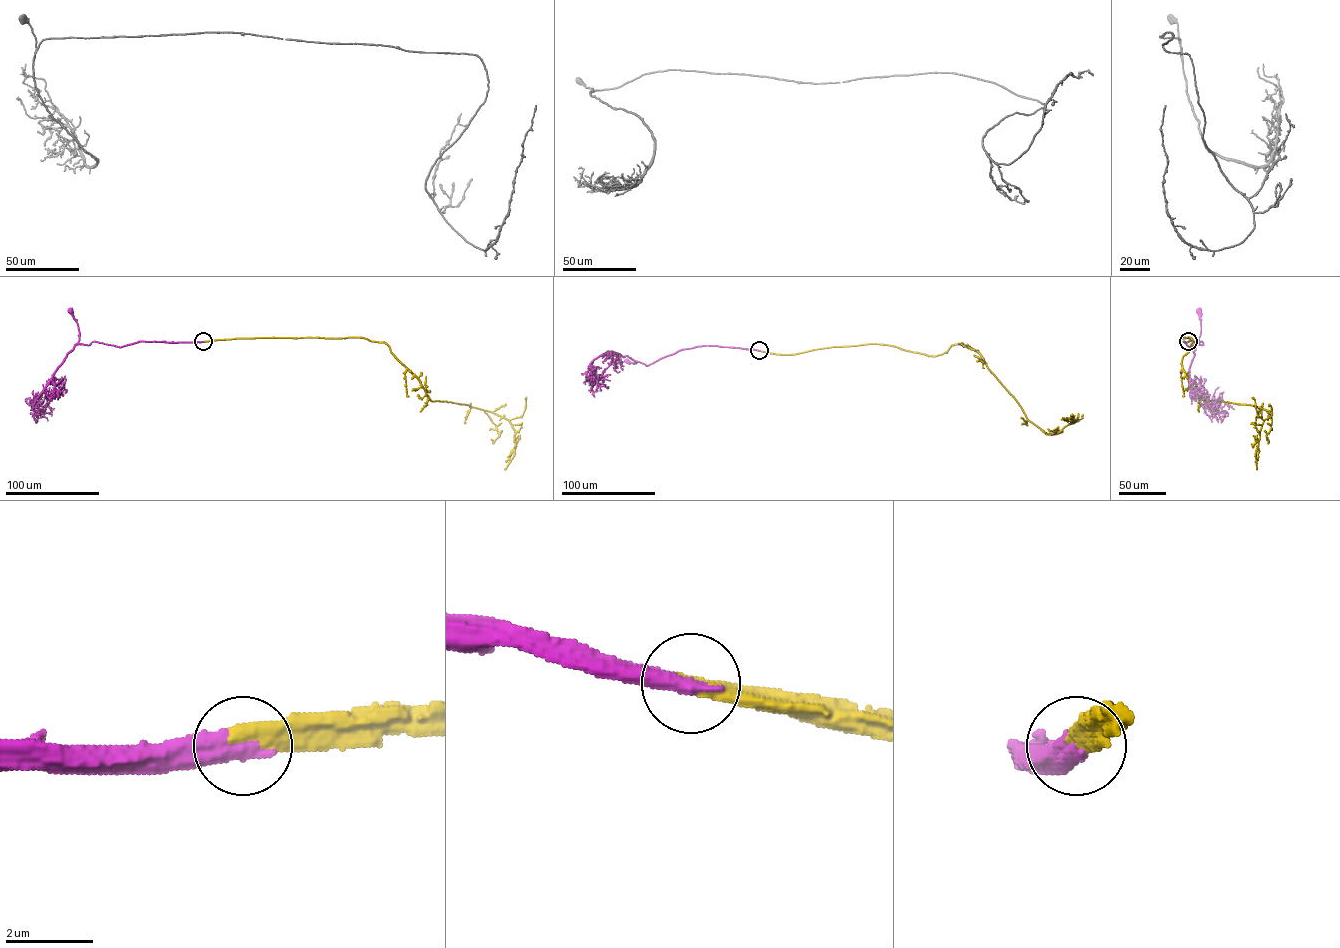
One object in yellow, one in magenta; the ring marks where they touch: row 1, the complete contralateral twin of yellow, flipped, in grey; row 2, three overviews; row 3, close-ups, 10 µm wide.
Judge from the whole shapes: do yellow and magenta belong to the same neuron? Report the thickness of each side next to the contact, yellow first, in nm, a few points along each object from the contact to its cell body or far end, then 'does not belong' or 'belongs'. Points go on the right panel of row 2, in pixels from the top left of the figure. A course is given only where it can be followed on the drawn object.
440/480 nm | yellow via (1188, 341), (1181, 338), (1193, 341), (1182, 368), (1196, 394), (1271, 412), (1260, 430), (1257, 469) | magenta via (1188, 341), (1183, 341), (1189, 347), (1201, 341), (1203, 344), (1198, 343), (1201, 332), (1198, 311) | belongs

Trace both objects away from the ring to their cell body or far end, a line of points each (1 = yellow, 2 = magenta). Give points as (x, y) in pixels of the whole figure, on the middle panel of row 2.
1: (759, 350), (880, 344), (935, 356), (963, 344), (1029, 420), (1054, 434), (1072, 420), (1061, 419)
2: (759, 350), (699, 346), (681, 349), (648, 365), (627, 361)

